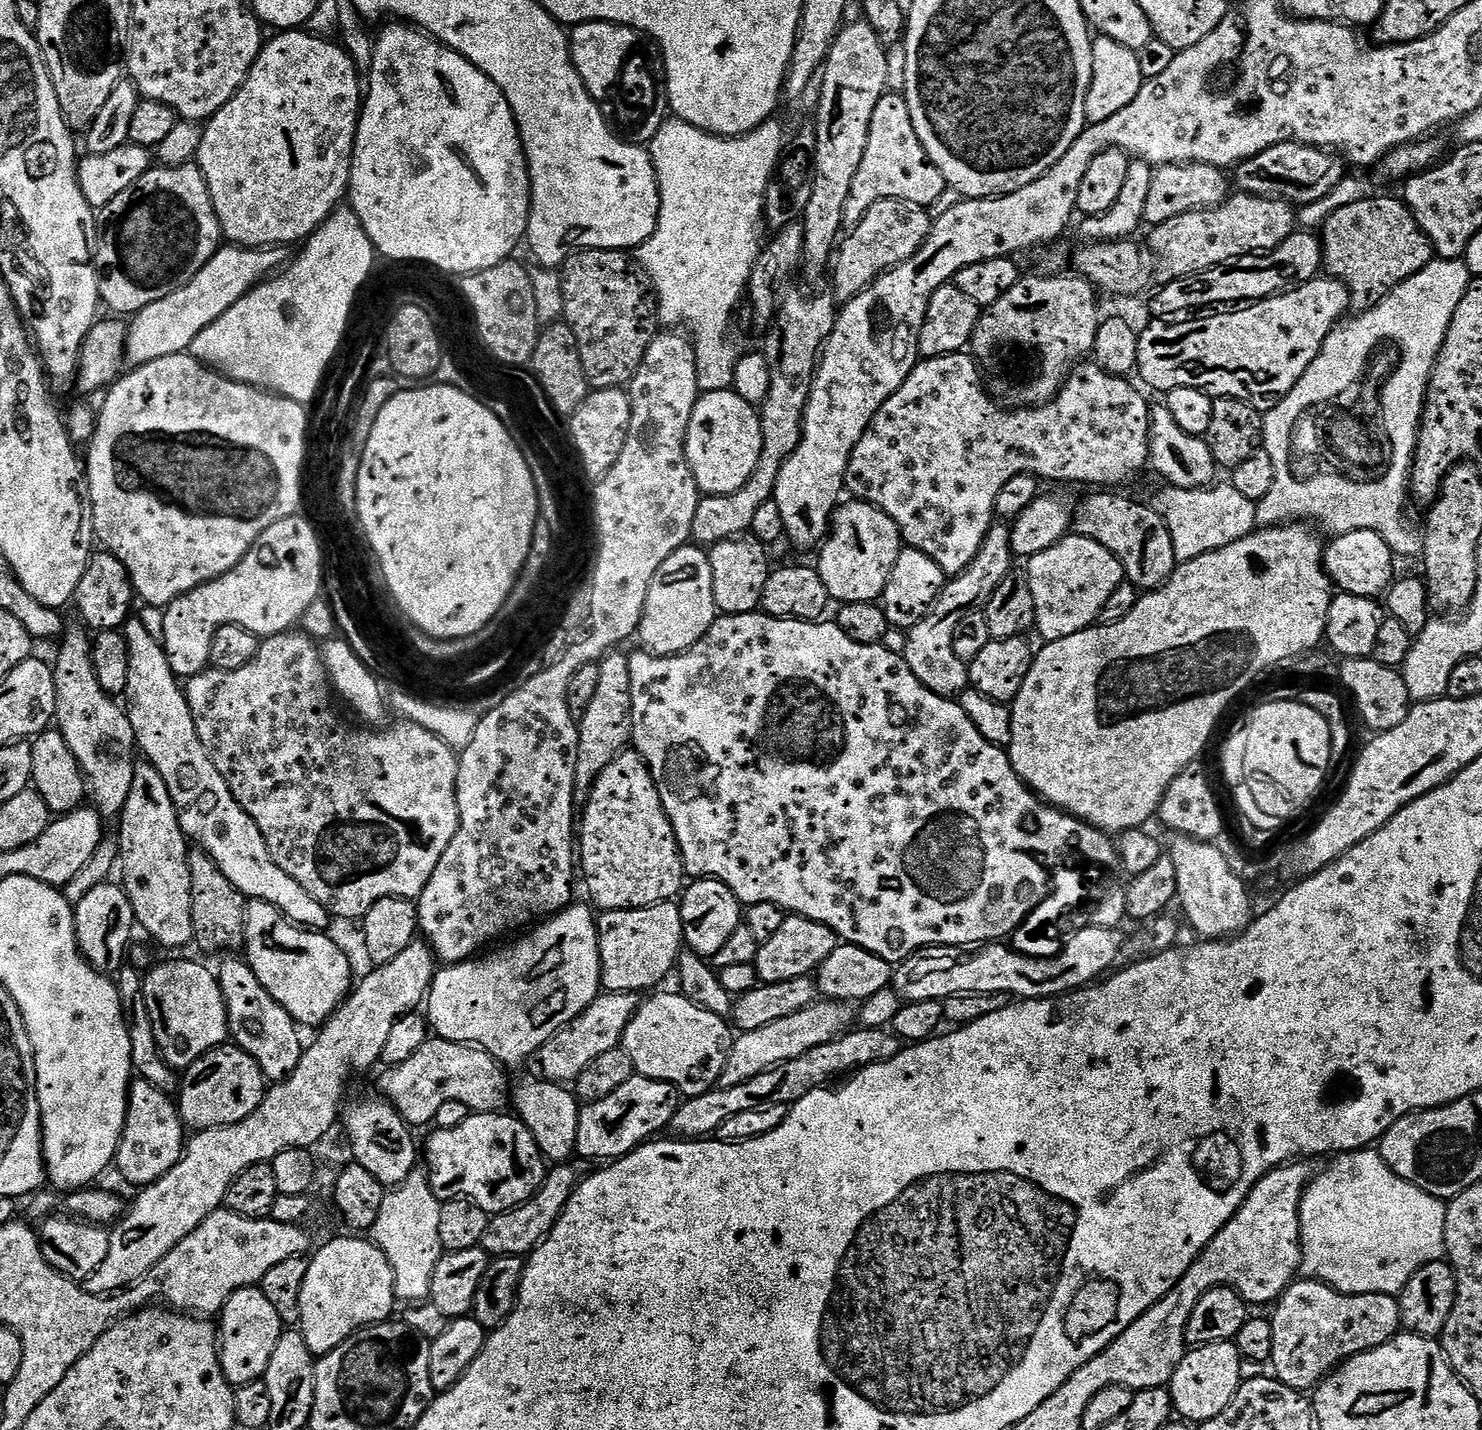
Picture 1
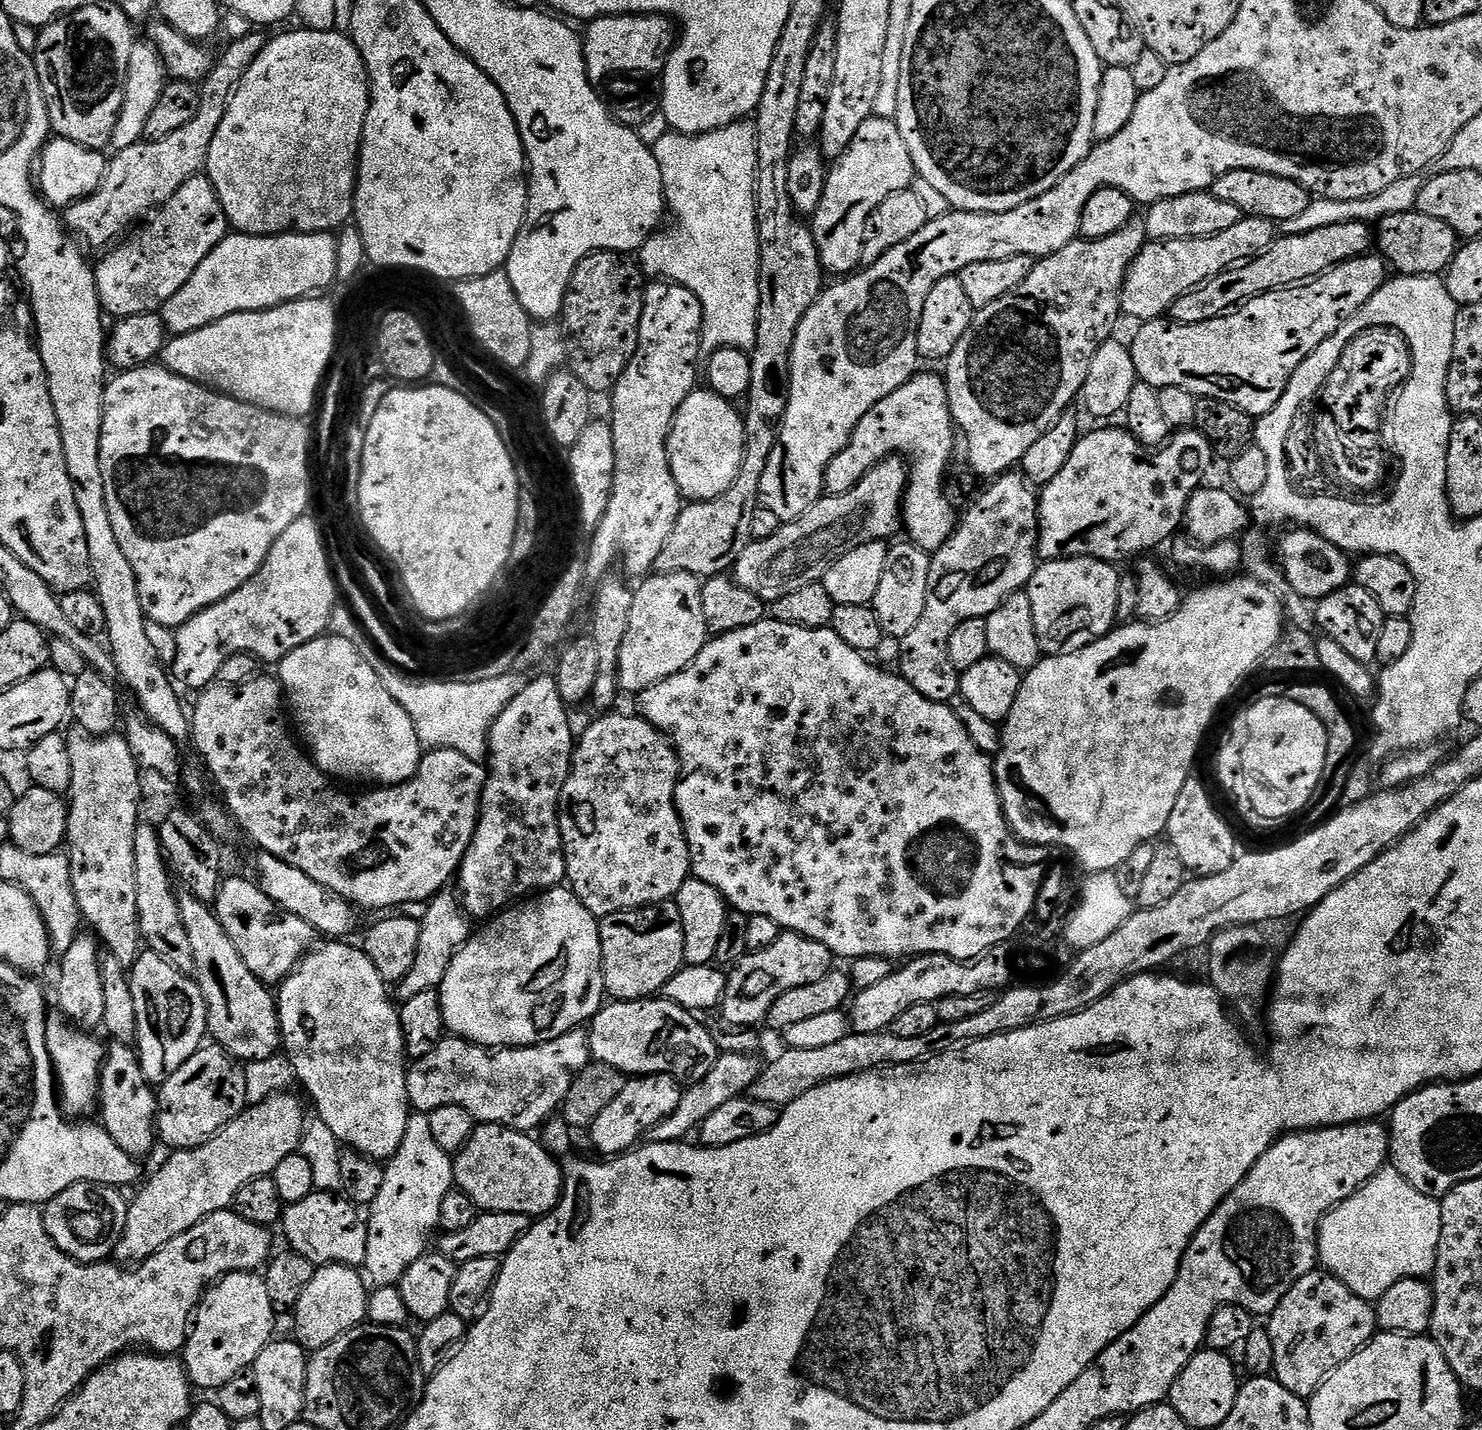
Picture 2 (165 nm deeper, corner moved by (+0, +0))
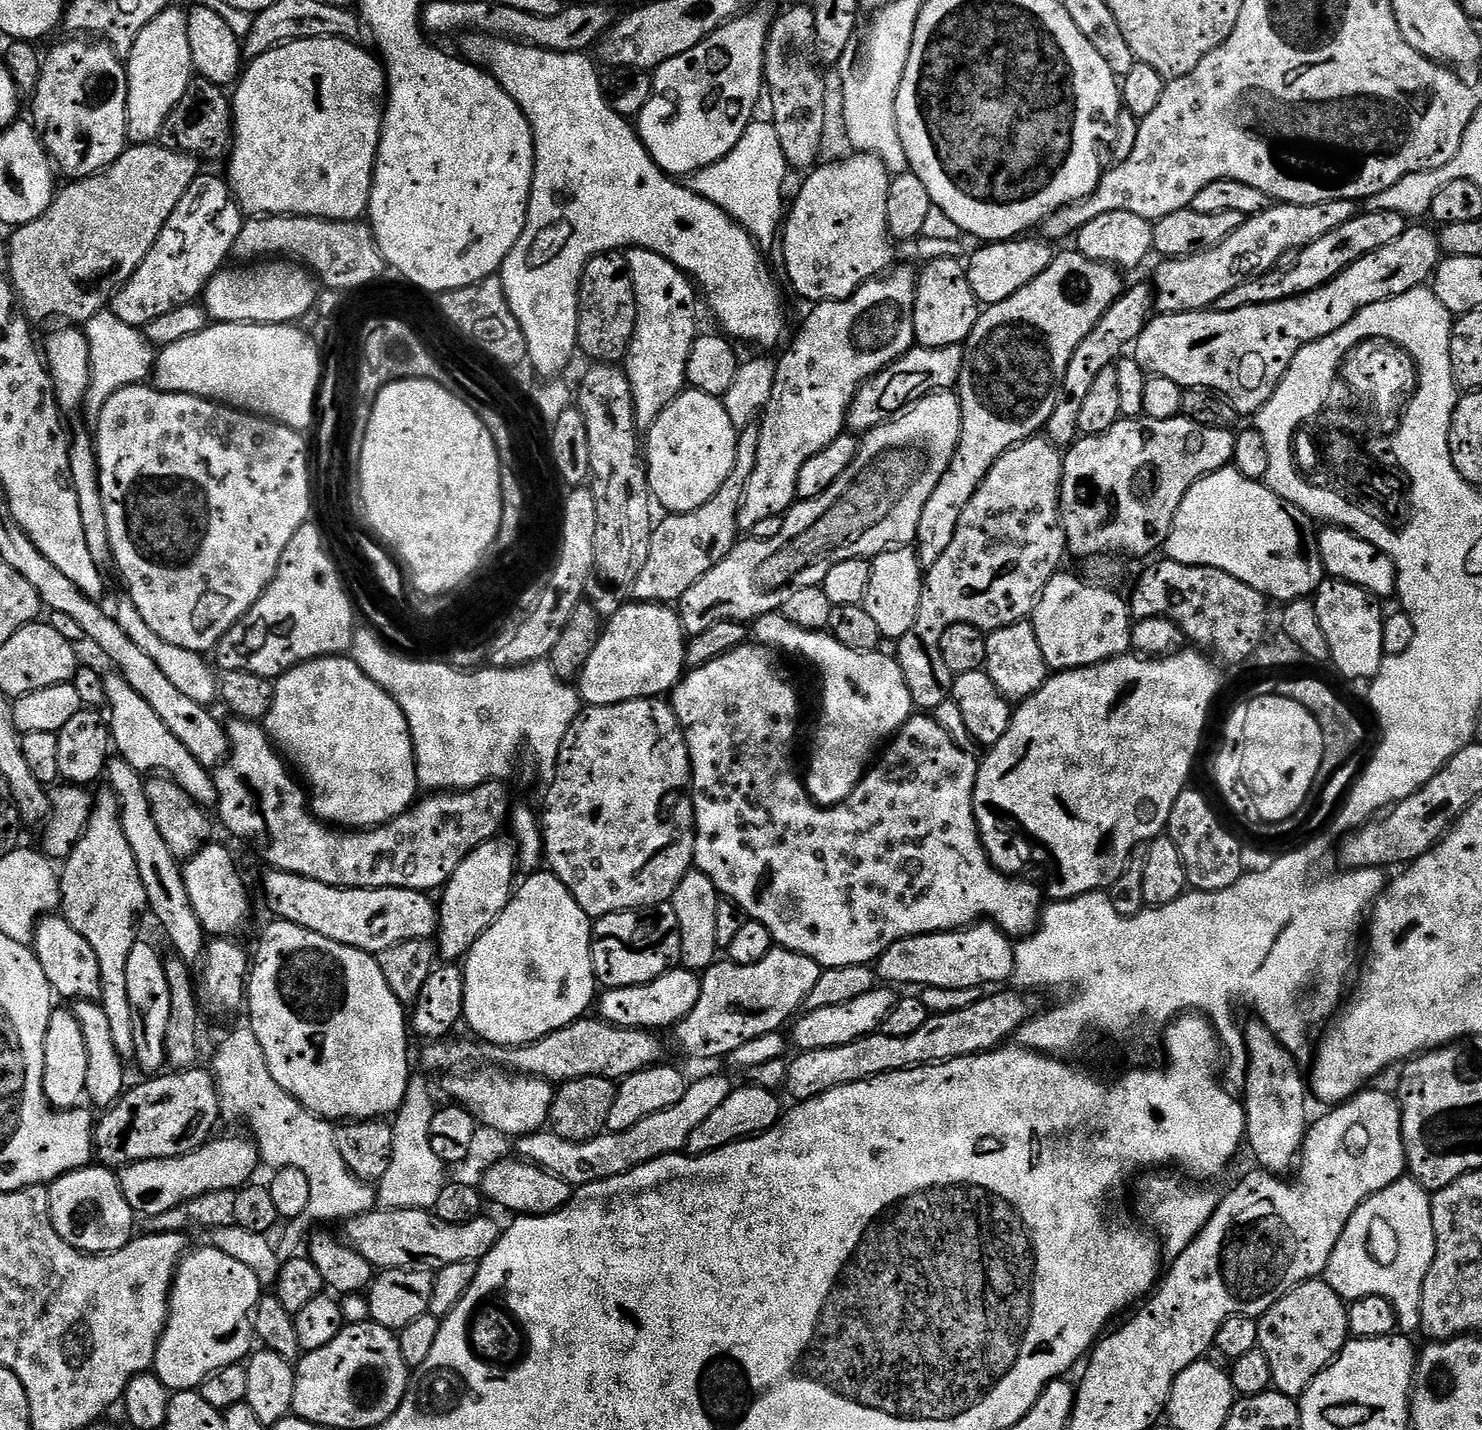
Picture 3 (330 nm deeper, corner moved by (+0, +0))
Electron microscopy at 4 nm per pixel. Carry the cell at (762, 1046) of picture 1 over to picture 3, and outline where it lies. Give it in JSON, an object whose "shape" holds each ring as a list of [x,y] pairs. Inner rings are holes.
{"shape":[[[704,1076],[696,1081],[693,1079],[686,1094],[682,1094],[682,1102],[674,1102],[674,1106],[666,1110],[650,1114],[650,1118],[642,1118],[642,1122],[630,1126],[630,1130],[605,1131],[593,1140],[567,1140],[551,1130],[531,1132],[530,1135],[521,1136],[515,1141],[515,1155],[527,1163],[536,1164],[539,1168],[561,1176],[567,1184],[573,1186],[614,1178],[654,1158],[683,1153],[688,1147],[690,1134],[694,1134],[696,1127],[716,1107],[722,1106],[726,1098],[730,1098],[733,1087],[733,1081],[728,1081],[724,1076]]]}

